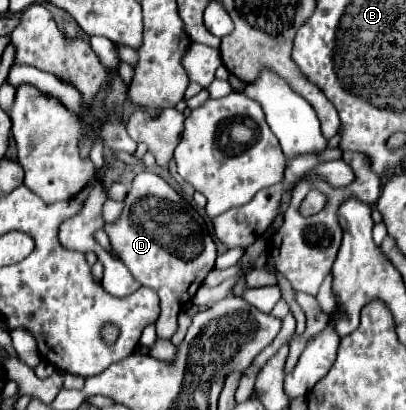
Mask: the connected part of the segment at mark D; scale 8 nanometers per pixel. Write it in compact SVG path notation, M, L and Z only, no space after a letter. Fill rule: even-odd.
M139 173L123 205L119 219L105 225L105 233L109 235L113 253L127 265L131 275L159 295L161 313L155 321L157 337L171 339L177 329L177 313L195 295L203 277L215 265L215 243L195 207L191 203L187 207L187 201L155 173Z

